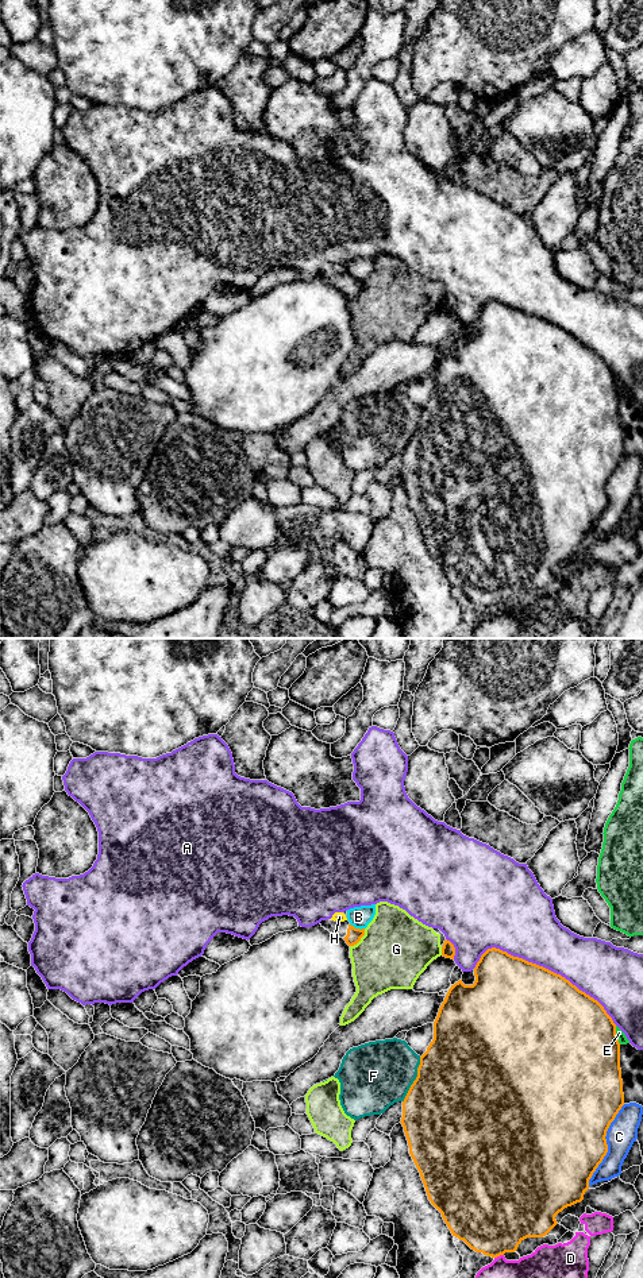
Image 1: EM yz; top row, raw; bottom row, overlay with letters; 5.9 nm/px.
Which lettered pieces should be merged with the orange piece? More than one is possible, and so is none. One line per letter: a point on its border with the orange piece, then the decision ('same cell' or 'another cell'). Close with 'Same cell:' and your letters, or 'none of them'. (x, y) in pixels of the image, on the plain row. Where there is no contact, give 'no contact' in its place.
A: yz (545, 320) | another cell
B: yz (357, 281) | another cell
C: yz (607, 497) | another cell
D: yz (499, 607) | another cell
E: yz (616, 387) | another cell
F: yz (415, 432) | another cell
G: yz (359, 292) | another cell
H: yz (338, 274) | another cell
Same cell: none of them

